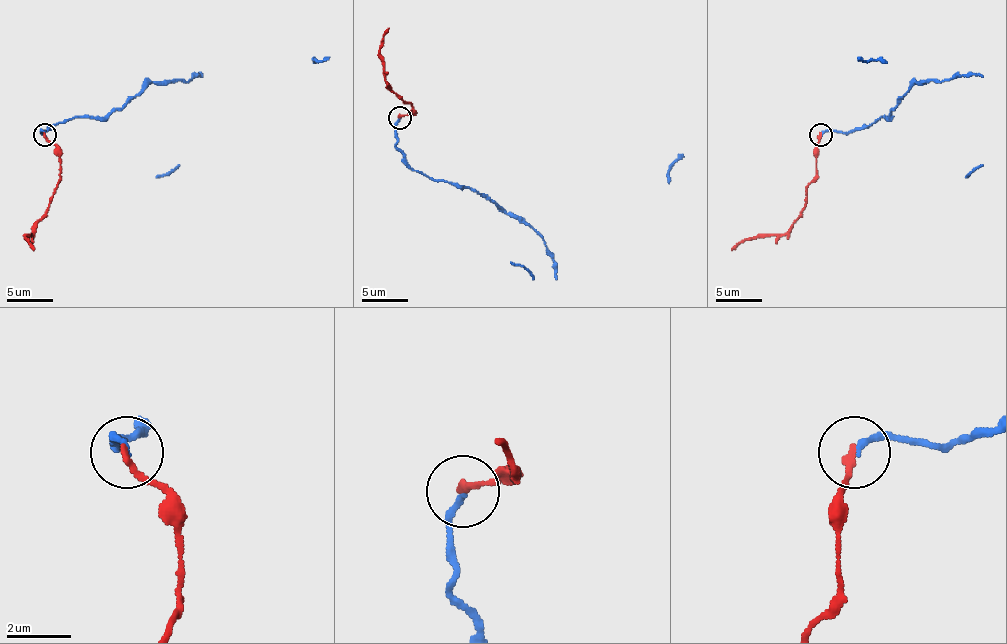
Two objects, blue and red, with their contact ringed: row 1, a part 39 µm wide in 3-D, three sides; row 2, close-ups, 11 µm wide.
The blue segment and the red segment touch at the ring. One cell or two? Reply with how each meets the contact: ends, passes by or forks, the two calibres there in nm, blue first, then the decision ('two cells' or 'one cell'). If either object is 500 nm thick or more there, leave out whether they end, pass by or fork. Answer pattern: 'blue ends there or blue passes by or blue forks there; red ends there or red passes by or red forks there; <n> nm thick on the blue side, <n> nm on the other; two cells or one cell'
blue ends there; red ends there; 190 nm thick on the blue side, 200 nm on the other; one cell

